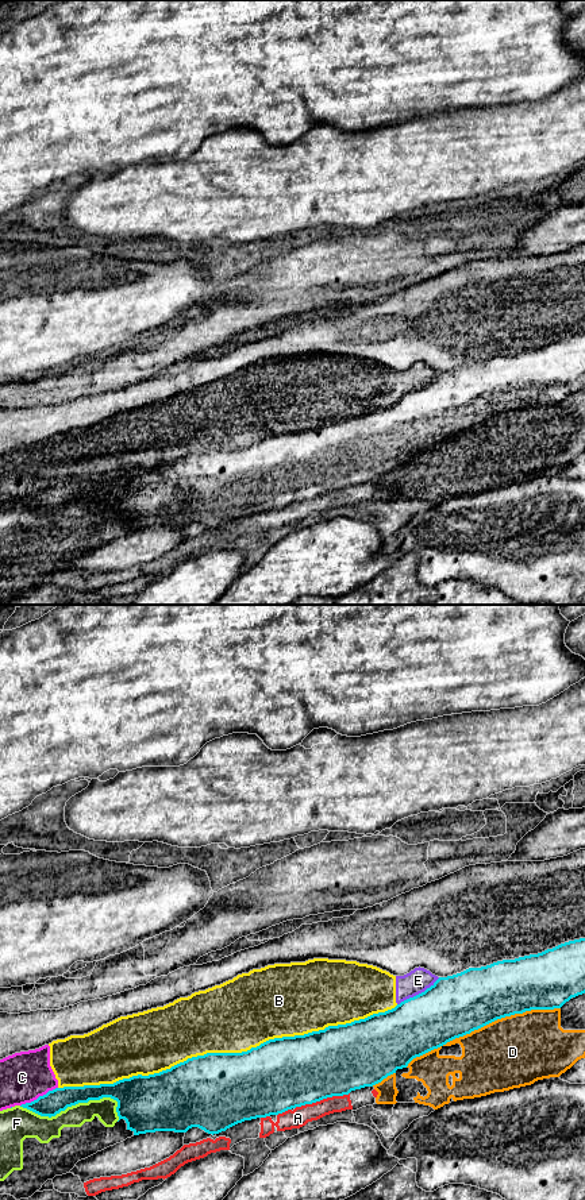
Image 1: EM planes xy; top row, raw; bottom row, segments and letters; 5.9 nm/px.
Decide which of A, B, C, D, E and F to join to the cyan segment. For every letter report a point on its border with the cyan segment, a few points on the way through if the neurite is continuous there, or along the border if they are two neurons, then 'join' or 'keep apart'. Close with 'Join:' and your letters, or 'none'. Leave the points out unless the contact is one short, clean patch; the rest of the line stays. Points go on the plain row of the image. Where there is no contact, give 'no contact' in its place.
A: meets cyan in xy at (322, 494); keep apart
B: meets cyan in xy at (227, 448); keep apart
C: meets cyan in xy at (39, 492); keep apart
D: meets cyan in xy at (482, 421); keep apart
E: meets cyan in xy at (419, 389); keep apart
F: meets cyan in xy at (77, 498); keep apart
Join: none

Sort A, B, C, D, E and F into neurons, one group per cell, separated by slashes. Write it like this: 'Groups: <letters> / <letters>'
Groups: A / B C E / D / F

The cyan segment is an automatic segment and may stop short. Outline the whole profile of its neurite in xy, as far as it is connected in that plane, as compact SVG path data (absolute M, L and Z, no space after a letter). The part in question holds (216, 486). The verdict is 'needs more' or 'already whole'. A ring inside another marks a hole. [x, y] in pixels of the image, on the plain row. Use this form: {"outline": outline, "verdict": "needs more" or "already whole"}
{"outline": "M585 333L561 339L538 350L503 355L439 373L424 387L401 397L395 404L351 418L328 421L304 431L269 435L242 448L207 448L188 454L159 468L138 470L113 479L55 483L20 502L51 513L78 498L111 493L118 497L119 516L124 514L127 525L131 525L134 530L155 526L186 528L192 522L213 530L245 516L278 510L327 493L343 491L355 485L373 482L396 468L397 464L407 463L413 454L497 414L531 405L561 404L571 393L582 389L585 389Z", "verdict": "already whole"}

